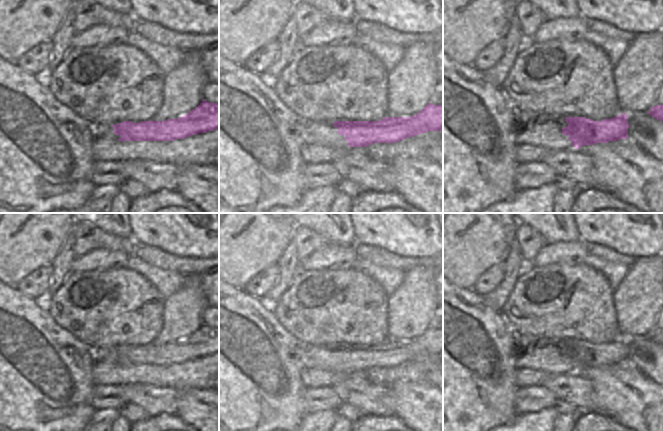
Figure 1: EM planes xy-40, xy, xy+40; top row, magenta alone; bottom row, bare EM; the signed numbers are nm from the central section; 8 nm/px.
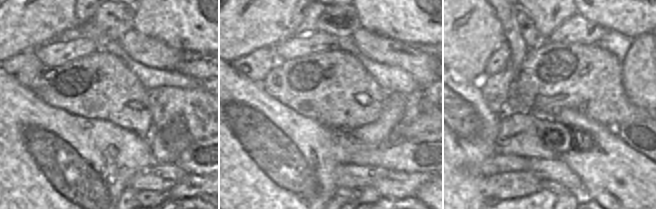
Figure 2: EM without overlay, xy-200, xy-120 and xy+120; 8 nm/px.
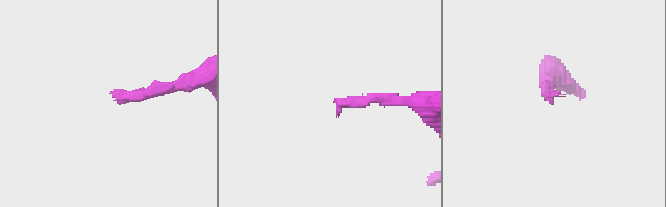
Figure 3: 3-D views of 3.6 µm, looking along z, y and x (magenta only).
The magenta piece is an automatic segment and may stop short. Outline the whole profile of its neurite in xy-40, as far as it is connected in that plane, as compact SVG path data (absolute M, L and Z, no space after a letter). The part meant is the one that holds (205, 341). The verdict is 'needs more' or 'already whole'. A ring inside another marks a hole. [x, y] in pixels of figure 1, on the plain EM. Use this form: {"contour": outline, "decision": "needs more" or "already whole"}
{"contour": "M202 324L195 333L177 343L139 347L123 345L110 351L94 351L94 362L113 361L118 365L173 365L215 353L219 353L219 327Z", "decision": "needs more"}

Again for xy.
{"contour": "M429 327L411 341L379 345L302 346L304 369L323 369L339 375L359 375L373 367L395 367L427 355L443 353L443 329Z", "decision": "needs more"}

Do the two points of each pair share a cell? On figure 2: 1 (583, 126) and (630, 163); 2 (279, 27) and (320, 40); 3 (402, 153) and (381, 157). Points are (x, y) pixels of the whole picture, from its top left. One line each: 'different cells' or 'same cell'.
1: same cell
2: different cells
3: same cell

